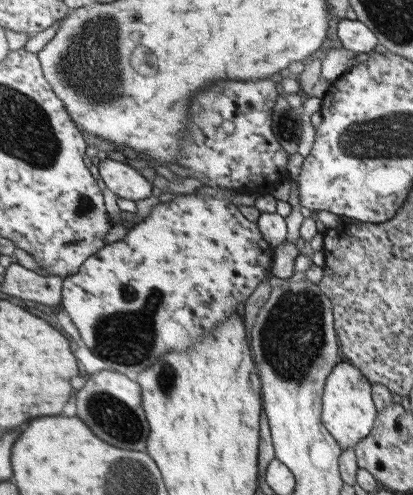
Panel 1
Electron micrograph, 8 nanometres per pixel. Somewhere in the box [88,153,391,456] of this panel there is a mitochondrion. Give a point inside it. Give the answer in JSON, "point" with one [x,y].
{"point":[291,343]}

